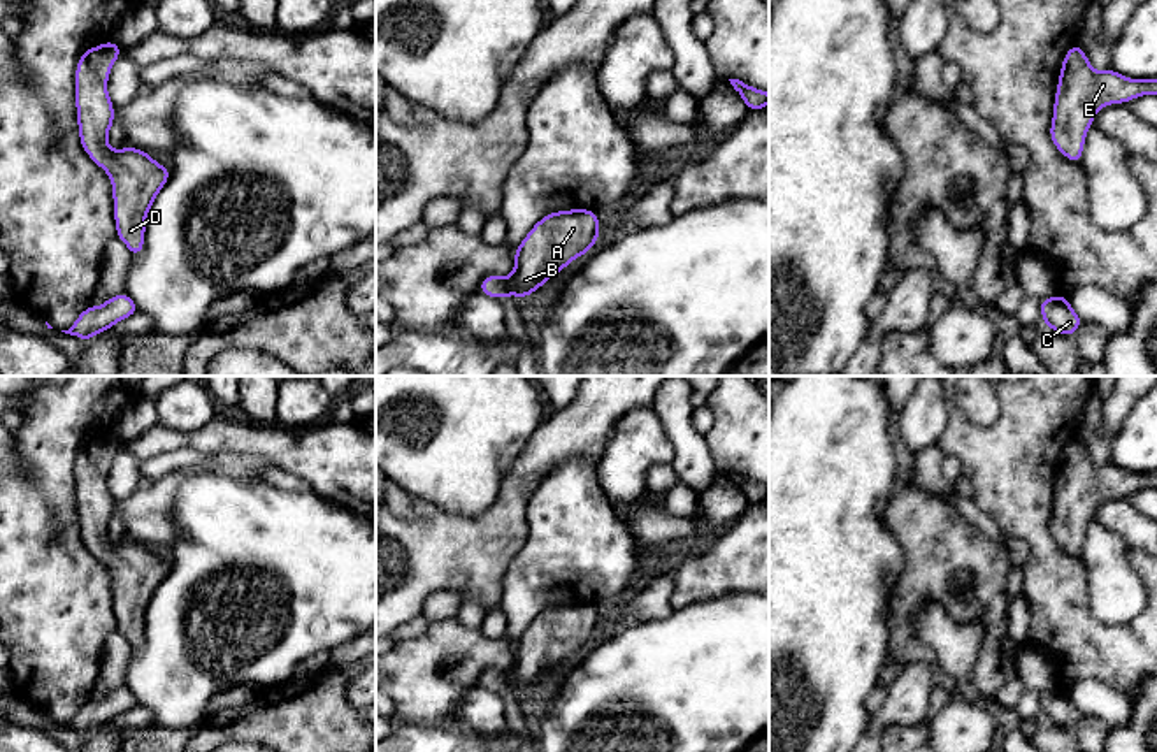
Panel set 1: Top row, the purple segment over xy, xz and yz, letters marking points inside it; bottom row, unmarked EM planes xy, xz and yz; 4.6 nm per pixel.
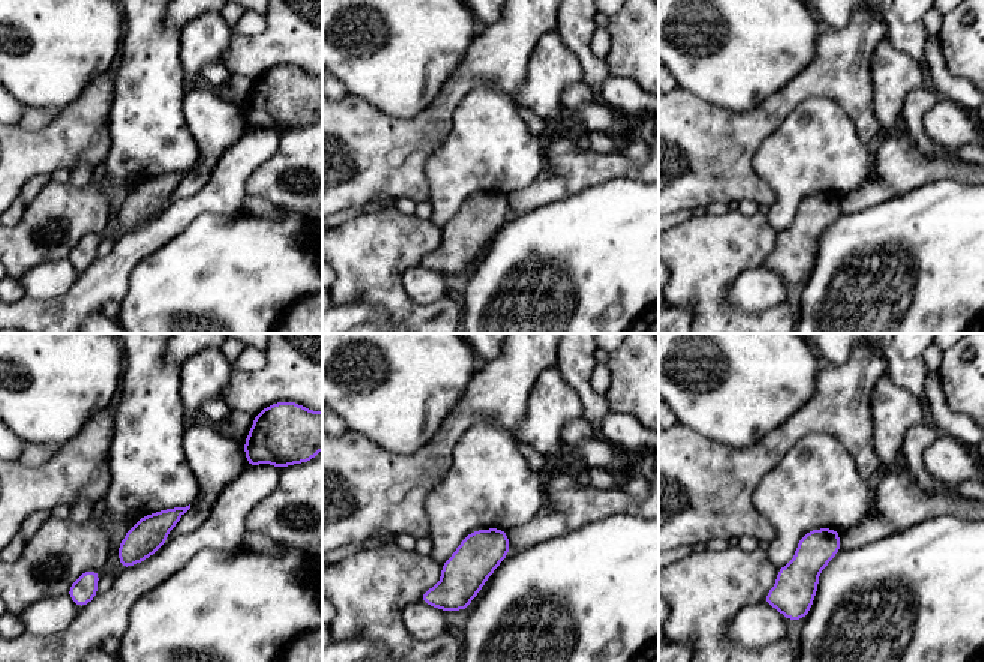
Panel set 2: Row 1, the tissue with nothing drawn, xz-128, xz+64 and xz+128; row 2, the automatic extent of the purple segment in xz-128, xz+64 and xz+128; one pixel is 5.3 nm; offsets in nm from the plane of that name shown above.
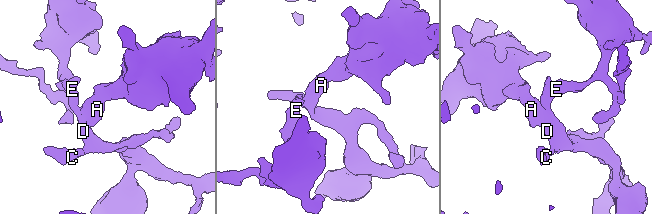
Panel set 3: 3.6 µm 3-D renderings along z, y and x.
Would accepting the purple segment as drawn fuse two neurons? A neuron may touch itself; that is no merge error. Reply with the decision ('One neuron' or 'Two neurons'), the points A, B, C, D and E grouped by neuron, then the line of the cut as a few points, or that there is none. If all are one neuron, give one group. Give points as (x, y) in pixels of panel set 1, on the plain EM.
One neuron. Groups: A B C D E. No split

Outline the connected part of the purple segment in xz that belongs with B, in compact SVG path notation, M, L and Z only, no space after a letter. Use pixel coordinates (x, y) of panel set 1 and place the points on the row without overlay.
M555 604L541 611L514 643L509 671L488 668L479 687L492 692L518 689L521 694L541 682L553 668L588 647L600 629L597 604Z

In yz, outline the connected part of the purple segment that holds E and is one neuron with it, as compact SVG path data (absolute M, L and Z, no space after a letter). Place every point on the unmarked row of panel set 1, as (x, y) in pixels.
M1082 439L1066 445L1053 495L1050 532L1073 557L1082 557L1085 529L1108 497L1127 497L1141 488L1157 488L1157 473L1127 473L1106 462L1096 466Z

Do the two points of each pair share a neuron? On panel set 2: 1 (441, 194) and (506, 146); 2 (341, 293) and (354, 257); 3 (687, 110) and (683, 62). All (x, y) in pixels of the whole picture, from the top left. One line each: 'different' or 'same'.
1: same
2: same
3: different

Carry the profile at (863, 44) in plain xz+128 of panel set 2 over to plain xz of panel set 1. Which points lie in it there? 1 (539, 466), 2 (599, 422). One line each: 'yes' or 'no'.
1: yes
2: yes

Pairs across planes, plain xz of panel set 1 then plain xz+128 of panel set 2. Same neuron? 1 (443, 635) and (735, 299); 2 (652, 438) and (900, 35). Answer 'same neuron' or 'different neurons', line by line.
1: different neurons
2: different neurons

